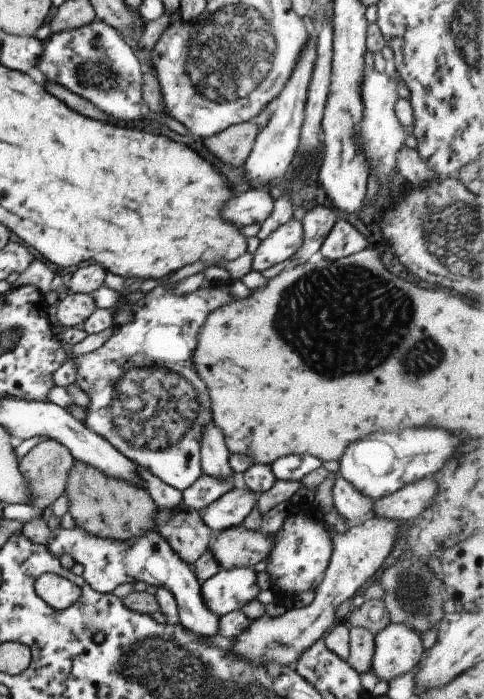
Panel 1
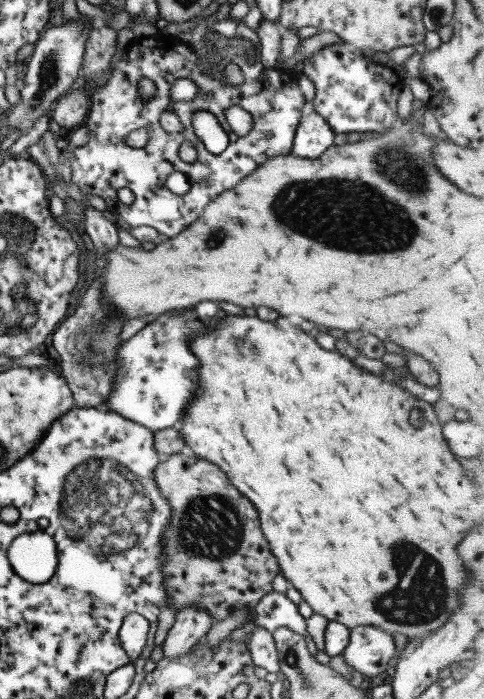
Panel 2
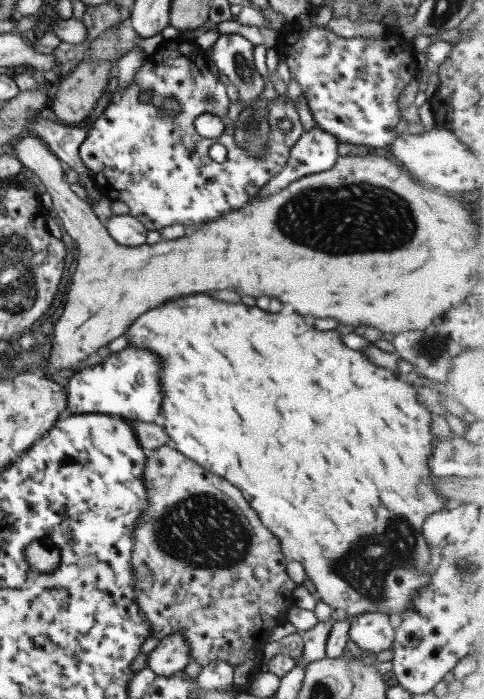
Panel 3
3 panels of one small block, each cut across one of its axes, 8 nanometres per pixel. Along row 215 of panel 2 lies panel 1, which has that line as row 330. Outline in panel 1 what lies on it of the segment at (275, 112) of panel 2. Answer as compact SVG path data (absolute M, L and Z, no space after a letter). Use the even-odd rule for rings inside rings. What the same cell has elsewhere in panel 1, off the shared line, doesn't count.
M220 282L203 283L203 285L183 296L177 296L173 292L173 285L163 284L163 286L155 286L151 291L148 291L143 298L137 300L134 304L131 304L131 320L123 326L116 327L116 332L111 336L101 347L83 355L69 355L71 362L77 366L75 370L75 381L74 384L79 386L81 392L87 394L89 402L87 402L87 407L85 407L85 420L83 424L91 429L95 434L101 436L109 443L112 443L113 448L120 452L125 458L134 461L137 466L149 470L153 476L157 476L161 482L165 482L167 486L171 486L175 490L181 492L185 490L188 486L191 486L199 476L202 474L201 464L200 464L200 452L199 452L199 440L201 440L201 434L203 434L203 426L212 420L209 396L207 396L207 389L204 382L201 382L199 375L195 370L193 370L193 350L195 350L196 344L199 342L198 335L201 331L201 326L207 318L209 312L213 312L215 308L221 308L225 304L229 304L232 300L231 294L227 292L227 286Z

